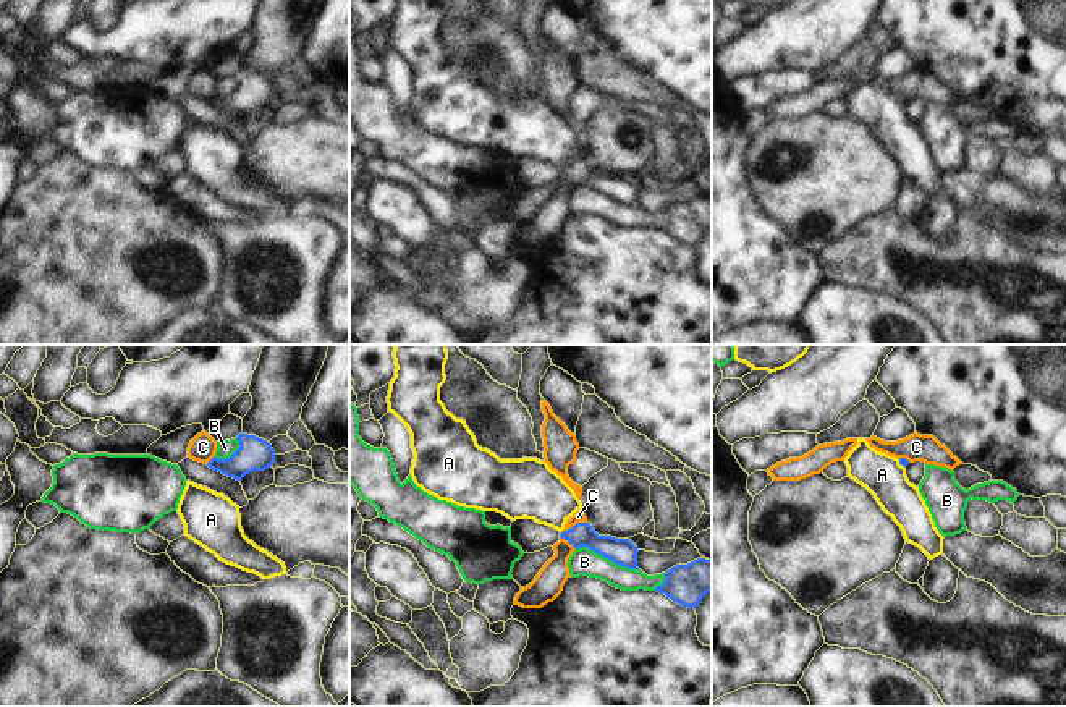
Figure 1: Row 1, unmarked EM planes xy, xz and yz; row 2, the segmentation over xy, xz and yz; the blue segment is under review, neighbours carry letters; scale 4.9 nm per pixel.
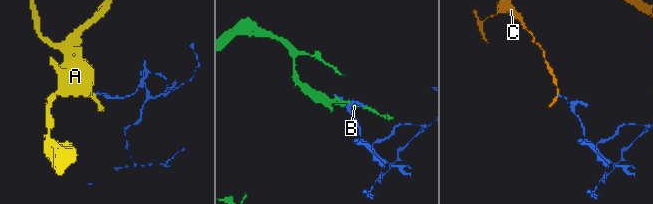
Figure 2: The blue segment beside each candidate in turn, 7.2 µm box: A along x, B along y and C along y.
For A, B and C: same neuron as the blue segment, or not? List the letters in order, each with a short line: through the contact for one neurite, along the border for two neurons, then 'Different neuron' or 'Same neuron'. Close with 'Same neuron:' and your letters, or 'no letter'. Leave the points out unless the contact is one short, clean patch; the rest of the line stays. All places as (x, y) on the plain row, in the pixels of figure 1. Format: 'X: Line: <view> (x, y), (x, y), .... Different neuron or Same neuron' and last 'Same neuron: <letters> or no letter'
A: Line: yz (898, 97), (905, 105). Different neuron
B: Different neuron
C: Line: xz (586, 159), (578, 159), (562, 170). Different neuron
Same neuron: no letter.

